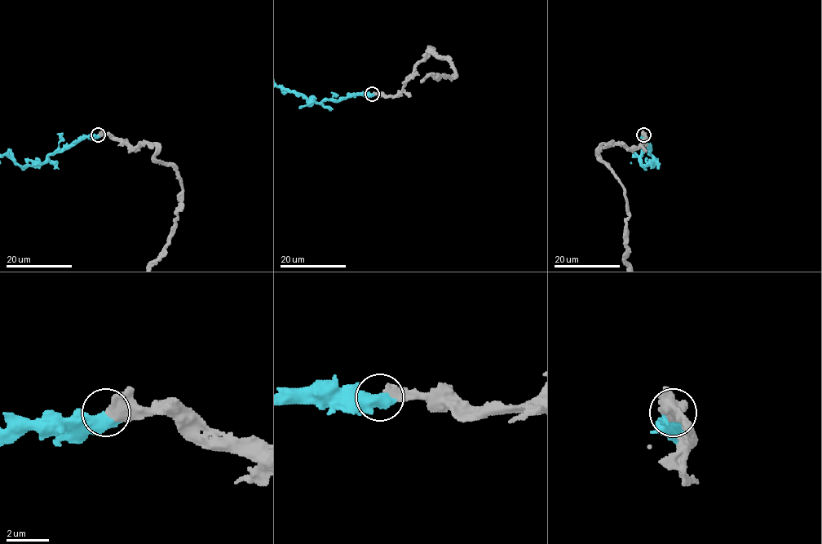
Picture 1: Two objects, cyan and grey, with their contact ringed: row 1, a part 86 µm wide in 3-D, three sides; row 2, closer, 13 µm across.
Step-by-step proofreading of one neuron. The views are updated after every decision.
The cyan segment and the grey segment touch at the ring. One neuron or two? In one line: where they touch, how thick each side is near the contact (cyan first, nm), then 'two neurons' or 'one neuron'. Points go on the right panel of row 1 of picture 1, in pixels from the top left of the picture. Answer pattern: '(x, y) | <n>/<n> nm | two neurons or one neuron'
(643, 134) | 700/550 nm | one neuron

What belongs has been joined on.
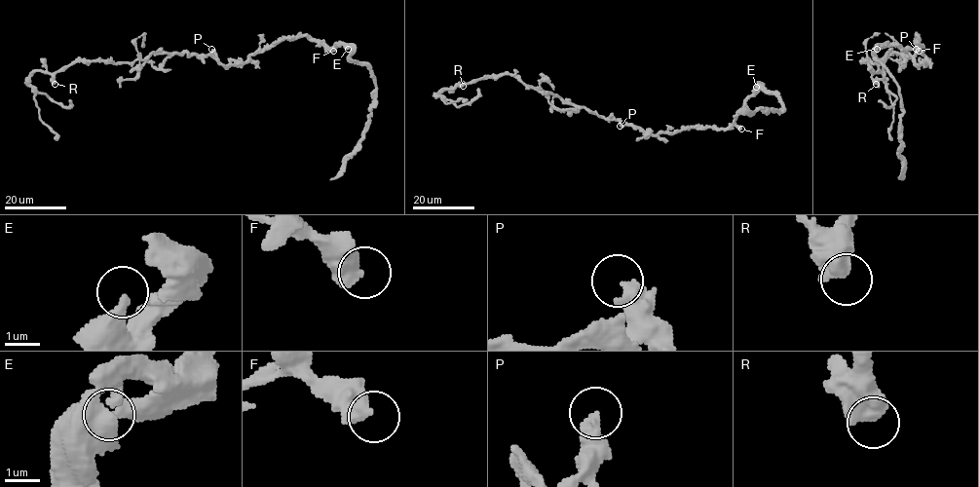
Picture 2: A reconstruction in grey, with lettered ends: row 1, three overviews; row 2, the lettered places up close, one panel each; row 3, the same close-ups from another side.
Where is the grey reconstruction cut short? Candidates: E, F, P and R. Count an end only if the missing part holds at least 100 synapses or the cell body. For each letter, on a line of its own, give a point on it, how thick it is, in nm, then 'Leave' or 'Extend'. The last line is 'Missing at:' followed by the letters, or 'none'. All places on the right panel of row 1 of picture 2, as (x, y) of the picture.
E: Place: (877, 49). Thickness 360 nm. Leave
F: Place: (919, 51). Thickness 500 nm. Extend
P: Place: (916, 49). Thickness 440 nm. Leave
R: Place: (876, 84). Thickness 700 nm. Leave
Missing at: F

